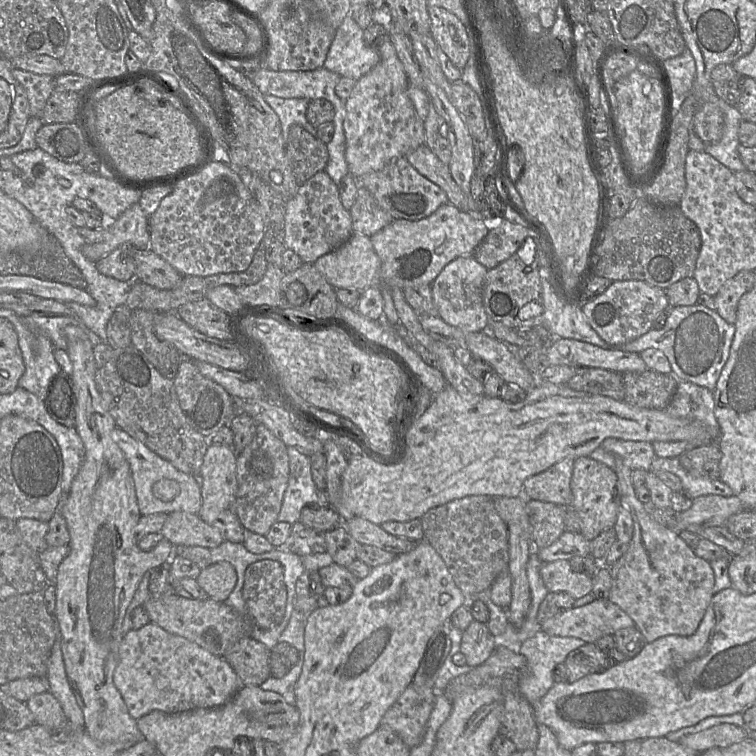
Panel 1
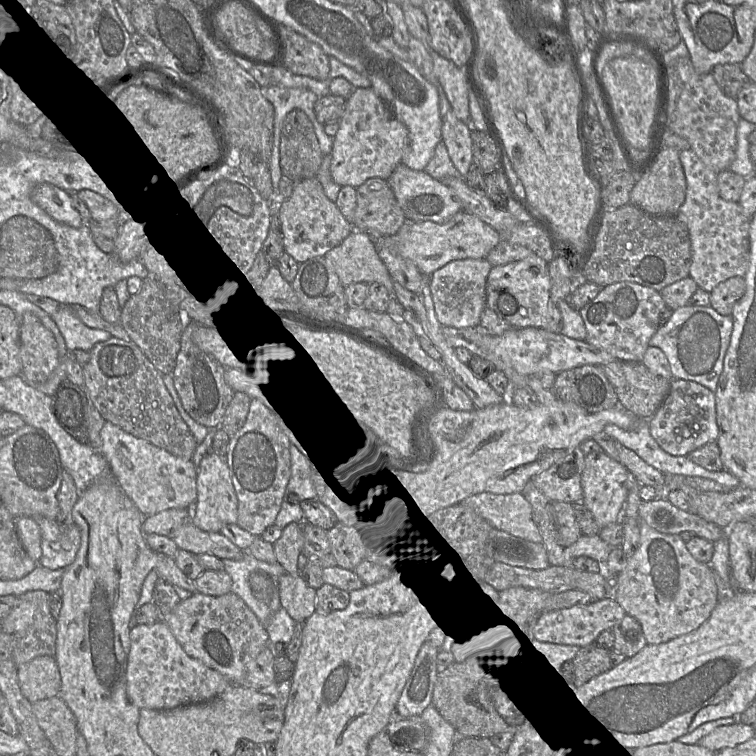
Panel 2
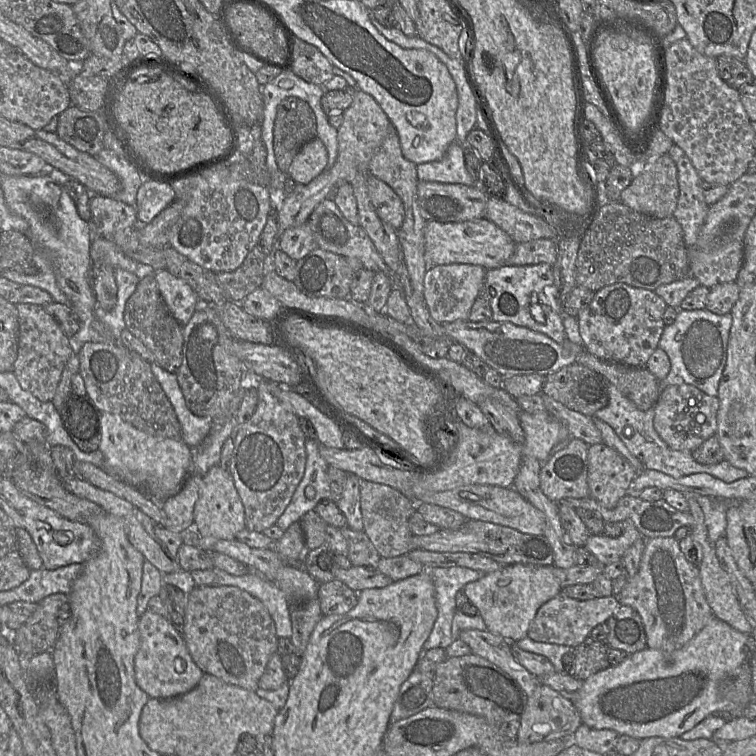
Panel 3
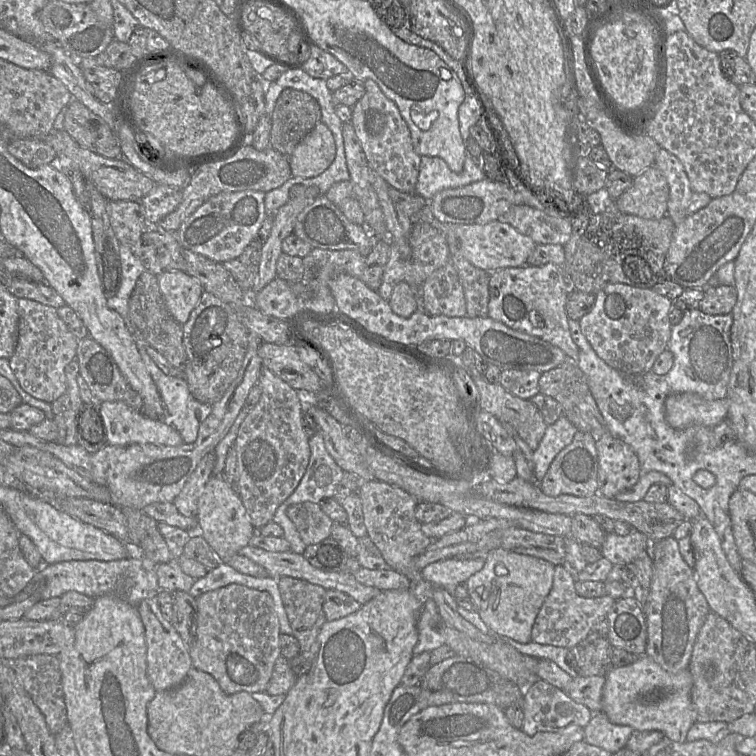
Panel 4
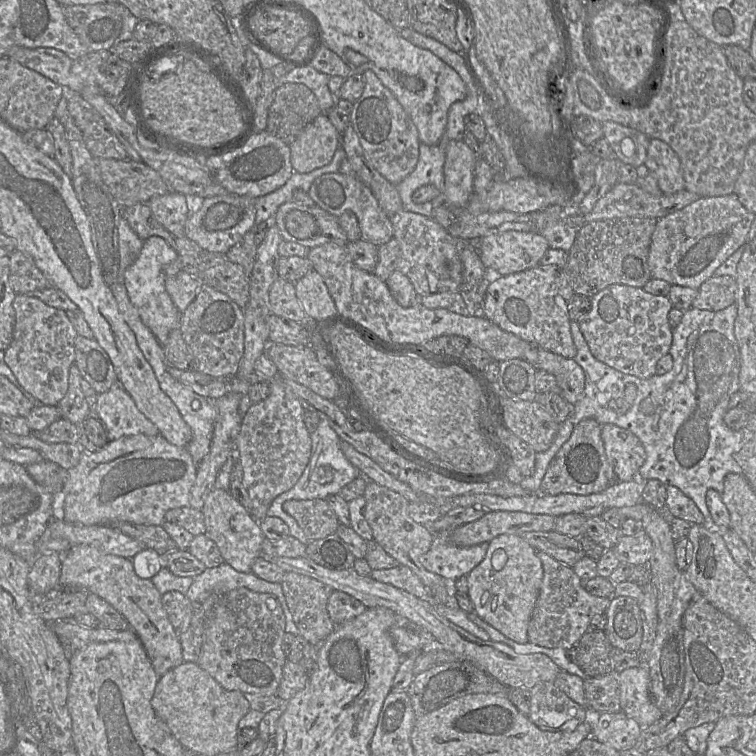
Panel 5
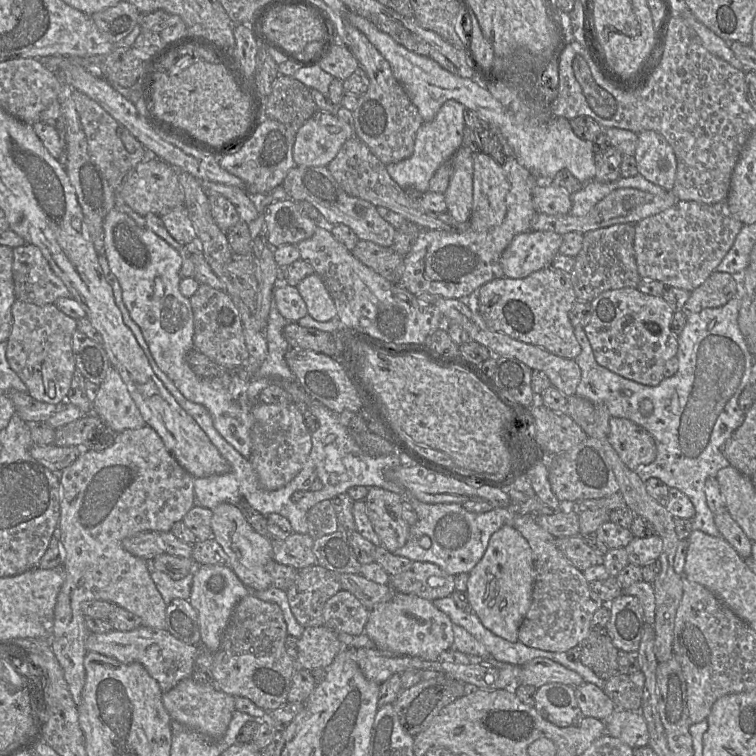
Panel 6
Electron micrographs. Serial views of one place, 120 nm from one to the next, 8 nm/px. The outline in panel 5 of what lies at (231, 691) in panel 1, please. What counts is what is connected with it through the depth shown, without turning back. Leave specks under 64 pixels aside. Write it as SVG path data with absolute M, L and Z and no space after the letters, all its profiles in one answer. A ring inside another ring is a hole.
M90 545L74 546L62 557L59 588L60 590L85 591L96 594L121 613L127 620L129 627L140 639L146 650L147 656L159 677L184 662L178 632L170 623L167 613L163 608L162 595L150 579L142 579L136 574L131 559L105 553L101 549Z

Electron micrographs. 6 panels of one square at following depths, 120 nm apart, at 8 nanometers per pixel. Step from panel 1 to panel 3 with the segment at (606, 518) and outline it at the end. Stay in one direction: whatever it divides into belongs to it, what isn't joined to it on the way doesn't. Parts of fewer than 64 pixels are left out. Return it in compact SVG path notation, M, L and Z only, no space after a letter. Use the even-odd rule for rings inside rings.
M604 443L588 448L587 482L590 497L612 509L627 495L637 472L616 450Z

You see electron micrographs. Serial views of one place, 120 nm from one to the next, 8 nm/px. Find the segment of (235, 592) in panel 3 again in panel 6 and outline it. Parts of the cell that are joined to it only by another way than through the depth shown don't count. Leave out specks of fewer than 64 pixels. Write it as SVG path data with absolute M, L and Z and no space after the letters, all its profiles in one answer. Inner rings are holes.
M253 594L243 597L229 618L219 648L213 653L211 671L219 689L232 696L248 698L266 712L288 703L296 661L286 651L287 635L279 605L260 600Z

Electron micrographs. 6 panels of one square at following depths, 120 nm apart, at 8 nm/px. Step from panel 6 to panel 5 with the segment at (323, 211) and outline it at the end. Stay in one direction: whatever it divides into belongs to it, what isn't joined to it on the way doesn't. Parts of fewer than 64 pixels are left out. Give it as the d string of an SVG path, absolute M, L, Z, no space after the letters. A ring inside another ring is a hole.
M340 172L323 174L313 181L308 195L318 207L337 218L346 211L353 212L358 220L362 240L378 247L393 238L393 228L389 217L379 206L369 187L356 176L350 176Z

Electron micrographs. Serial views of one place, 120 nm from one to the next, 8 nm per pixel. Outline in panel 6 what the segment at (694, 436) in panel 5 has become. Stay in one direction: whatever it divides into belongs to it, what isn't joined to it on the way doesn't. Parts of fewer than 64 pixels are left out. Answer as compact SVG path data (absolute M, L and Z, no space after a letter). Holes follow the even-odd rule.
M738 295L721 307L687 313L686 324L677 336L678 370L673 376L664 378L657 386L643 385L599 365L595 360L584 327L574 327L575 337L581 346L581 353L574 359L581 369L581 380L575 395L589 400L594 405L605 405L612 417L626 418L643 427L652 435L657 449L656 459L650 464L639 465L634 471L644 482L649 478L658 478L669 488L677 488L683 492L695 508L695 515L691 519L692 529L700 530L714 537L721 537L721 534L714 522L715 514L707 505L704 484L707 478L716 477L720 469L730 465L722 453L722 446L745 419L746 413L740 409L738 400L755 372L753 355L738 326L738 314ZM625 390L630 390L632 394L626 396ZM645 399L653 405L652 412L646 415L640 411L640 405Z

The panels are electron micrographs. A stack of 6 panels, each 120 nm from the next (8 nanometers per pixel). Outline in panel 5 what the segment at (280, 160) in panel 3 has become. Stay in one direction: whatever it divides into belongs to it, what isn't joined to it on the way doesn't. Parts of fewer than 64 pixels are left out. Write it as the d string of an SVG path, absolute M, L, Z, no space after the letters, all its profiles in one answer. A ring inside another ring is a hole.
M285 83L274 92L266 130L290 145L321 113L310 88L301 83Z

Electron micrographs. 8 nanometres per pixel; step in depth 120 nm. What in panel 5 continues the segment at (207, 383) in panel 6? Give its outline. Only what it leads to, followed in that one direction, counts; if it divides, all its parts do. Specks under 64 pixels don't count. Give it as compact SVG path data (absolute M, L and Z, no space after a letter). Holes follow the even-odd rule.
M151 236L143 241L138 257L124 272L124 285L131 303L137 309L142 322L161 345L166 342L172 330L180 328L182 313L177 309L165 288L166 267L177 257L177 252L164 238Z

